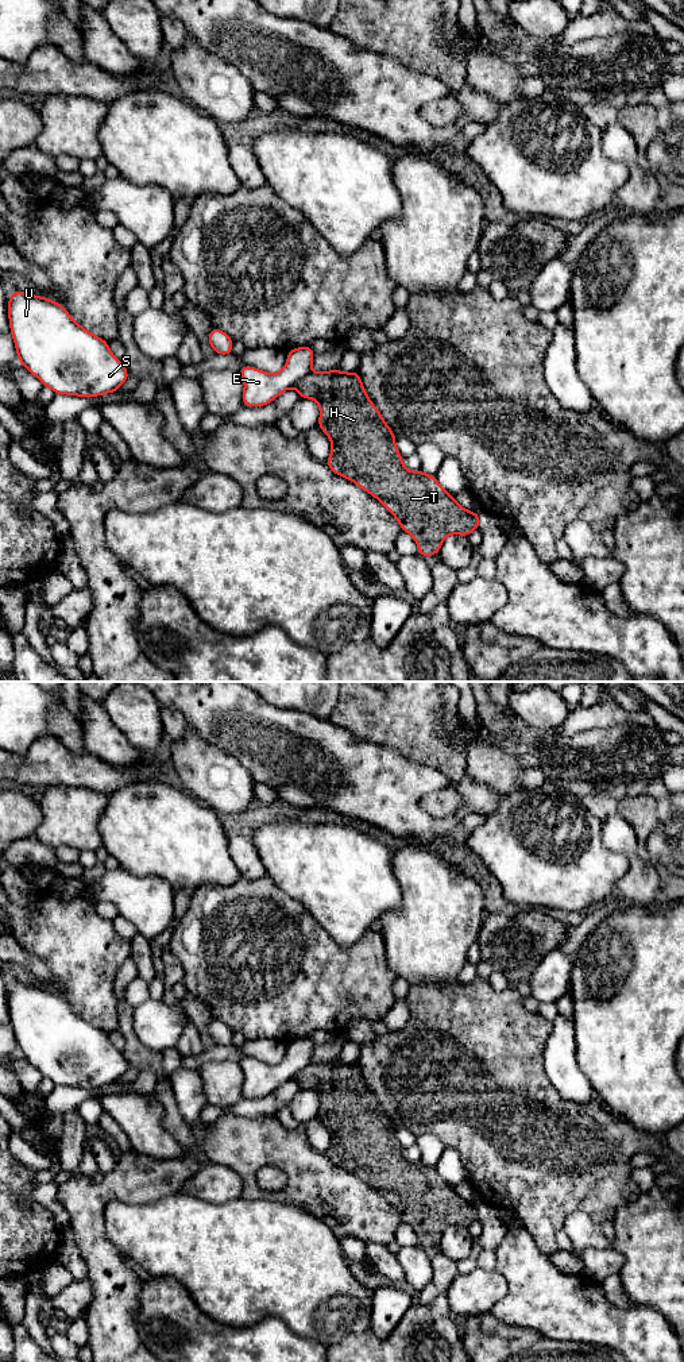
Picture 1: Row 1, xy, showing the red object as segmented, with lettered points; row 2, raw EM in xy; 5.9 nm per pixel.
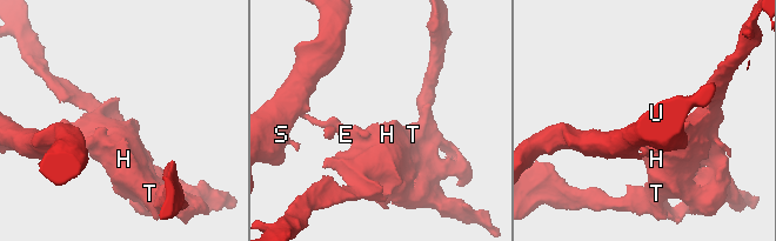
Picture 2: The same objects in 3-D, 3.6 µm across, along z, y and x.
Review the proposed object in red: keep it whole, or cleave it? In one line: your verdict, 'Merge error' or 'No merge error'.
Merge error

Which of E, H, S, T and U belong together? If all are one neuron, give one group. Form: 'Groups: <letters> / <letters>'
Groups: E S U / H T

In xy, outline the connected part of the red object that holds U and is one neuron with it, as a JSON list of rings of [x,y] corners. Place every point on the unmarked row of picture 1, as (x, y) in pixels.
[[[18,980],[7,991],[19,1054],[55,1085],[98,1088],[117,1083],[128,1070],[124,1054],[111,1043],[108,1033],[76,1014],[61,995]]]

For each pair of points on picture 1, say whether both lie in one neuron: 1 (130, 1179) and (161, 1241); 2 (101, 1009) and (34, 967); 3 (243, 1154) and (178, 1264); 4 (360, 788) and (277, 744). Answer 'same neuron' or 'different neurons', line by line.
1: different neurons
2: different neurons
3: different neurons
4: same neuron

